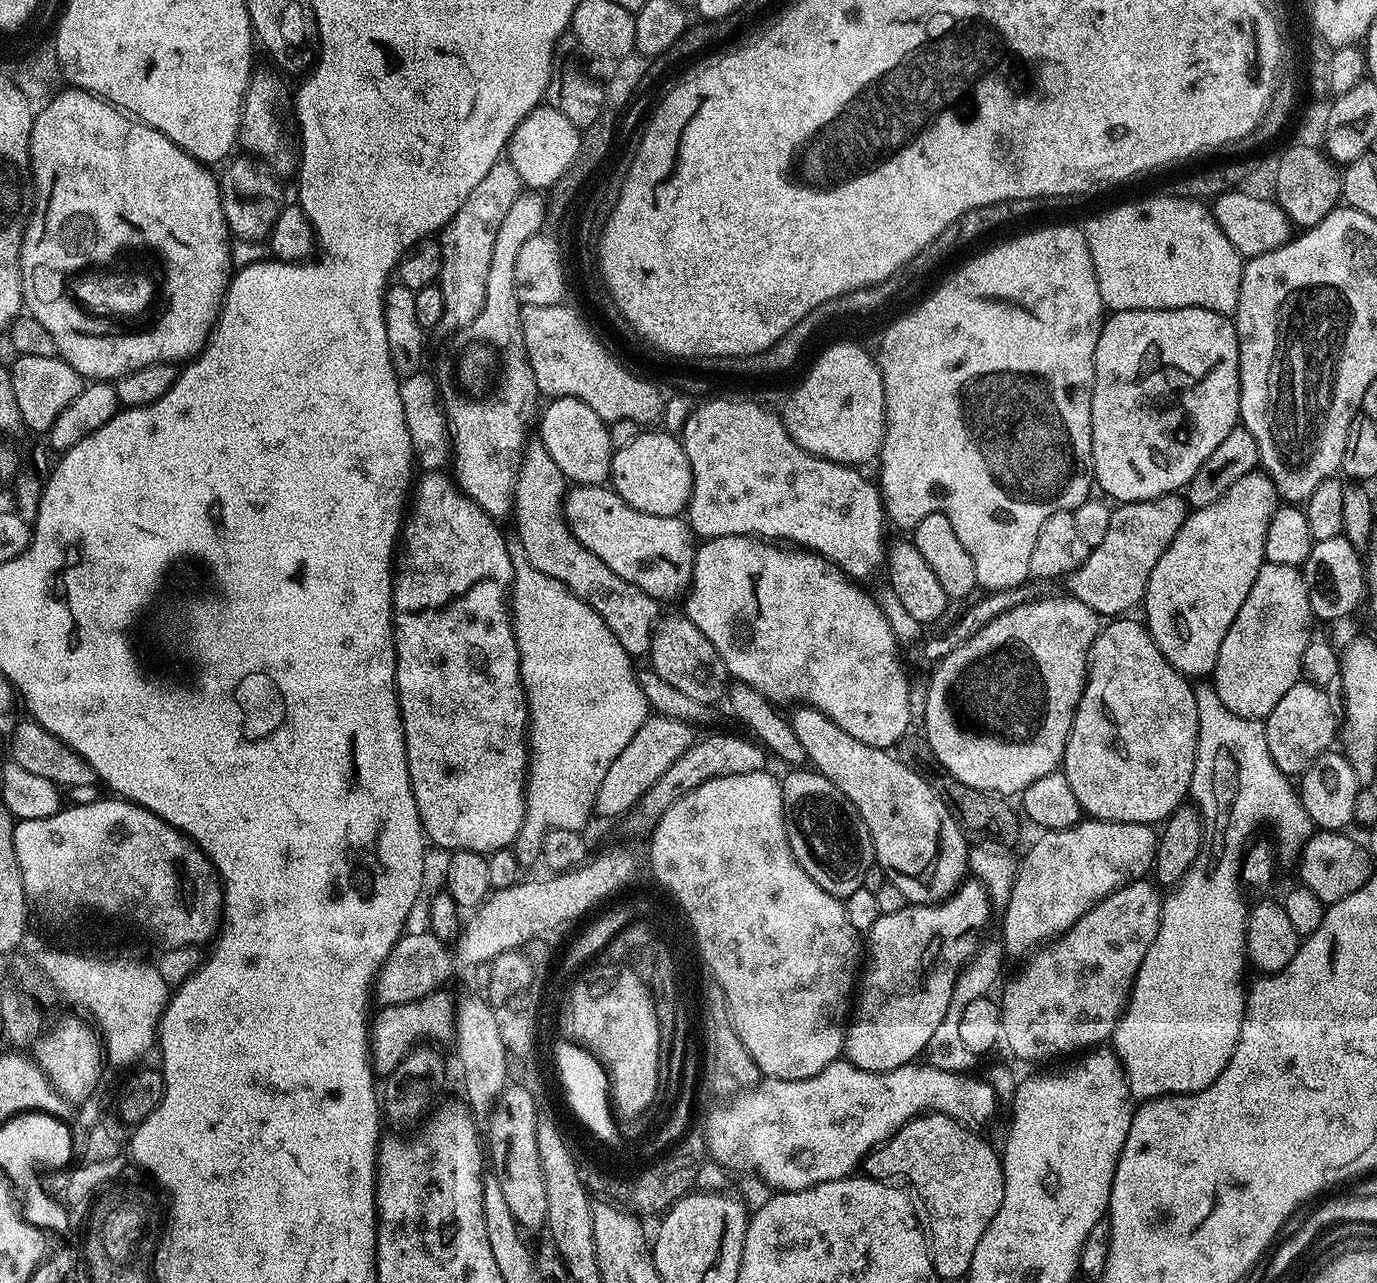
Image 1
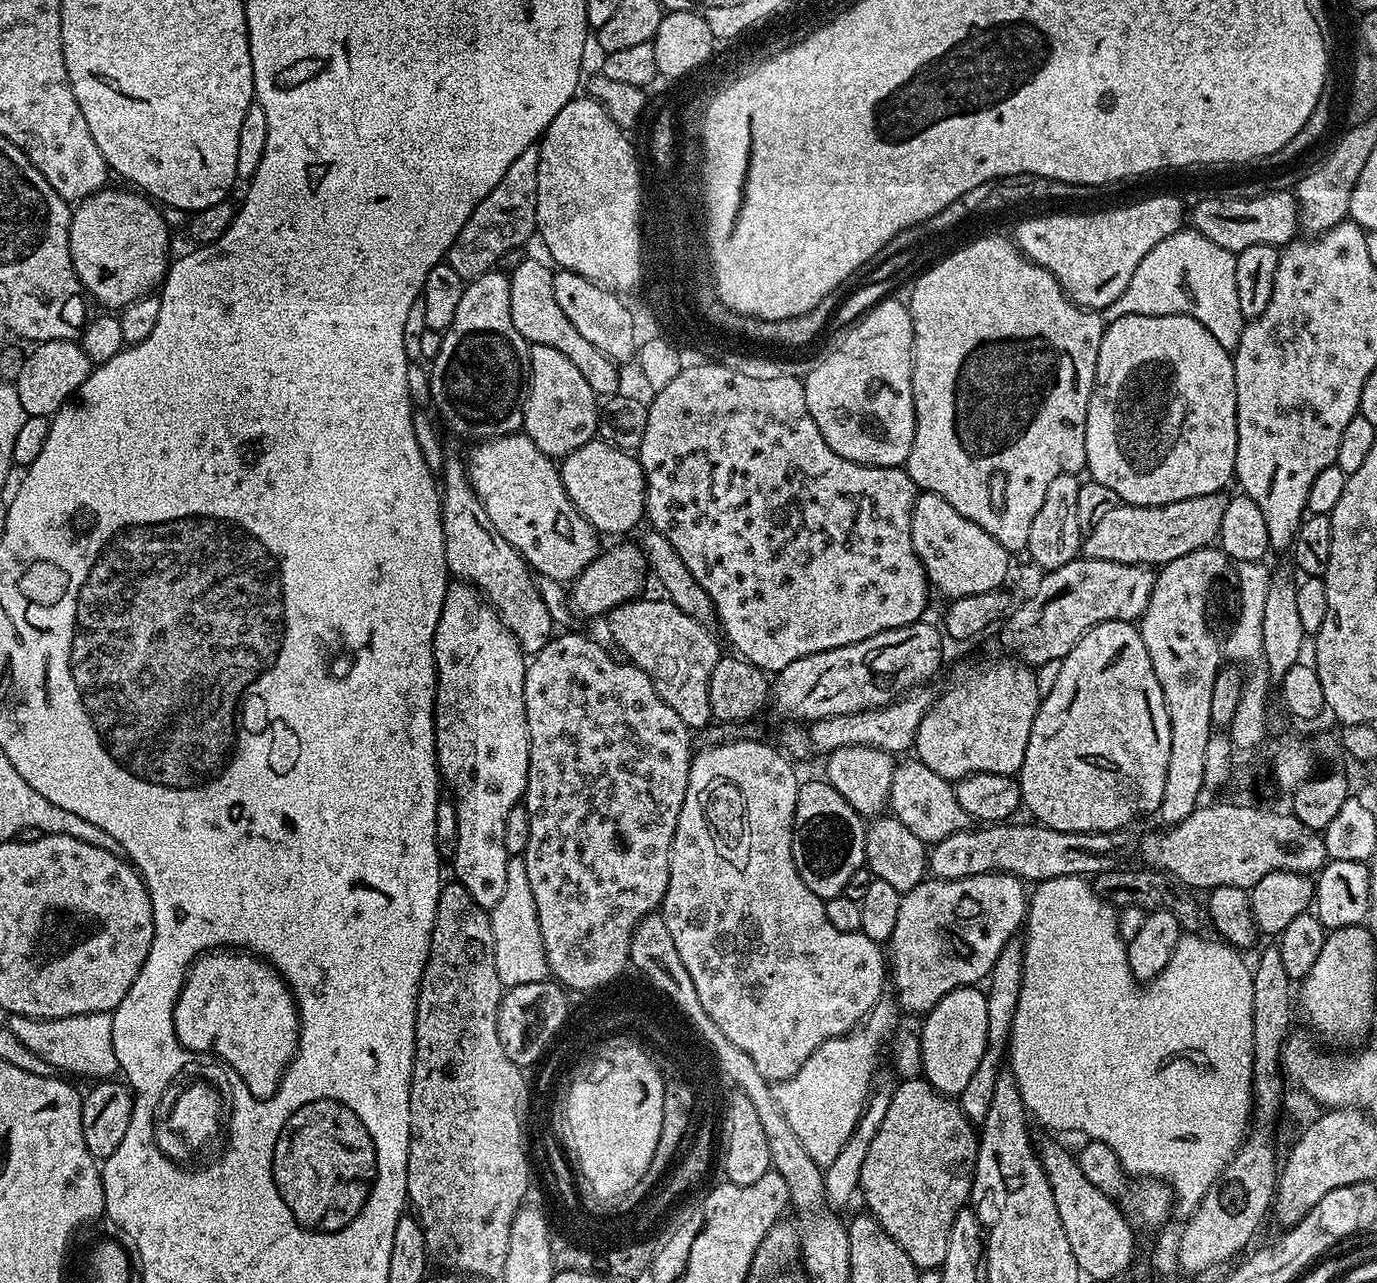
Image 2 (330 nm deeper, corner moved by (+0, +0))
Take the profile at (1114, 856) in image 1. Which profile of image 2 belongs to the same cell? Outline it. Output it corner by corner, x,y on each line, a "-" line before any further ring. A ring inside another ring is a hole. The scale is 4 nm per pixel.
1010,942
1002,950
1002,954
994,962
990,975
987,977
986,995
986,1038
988,1045
982,1054
982,1062
978,1062
978,1070
970,1078
966,1090
962,1090
958,1097
958,1103
962,1114
974,1126
983,1124
987,1112
990,1111
990,1101
994,1098
994,1082
998,1082
998,1074
1002,1070
1006,1060
1006,1049
1012,1039
1012,1023
1016,1017
1018,1006
1018,994
1020,993
1020,978
1022,975
1022,948
1019,943

